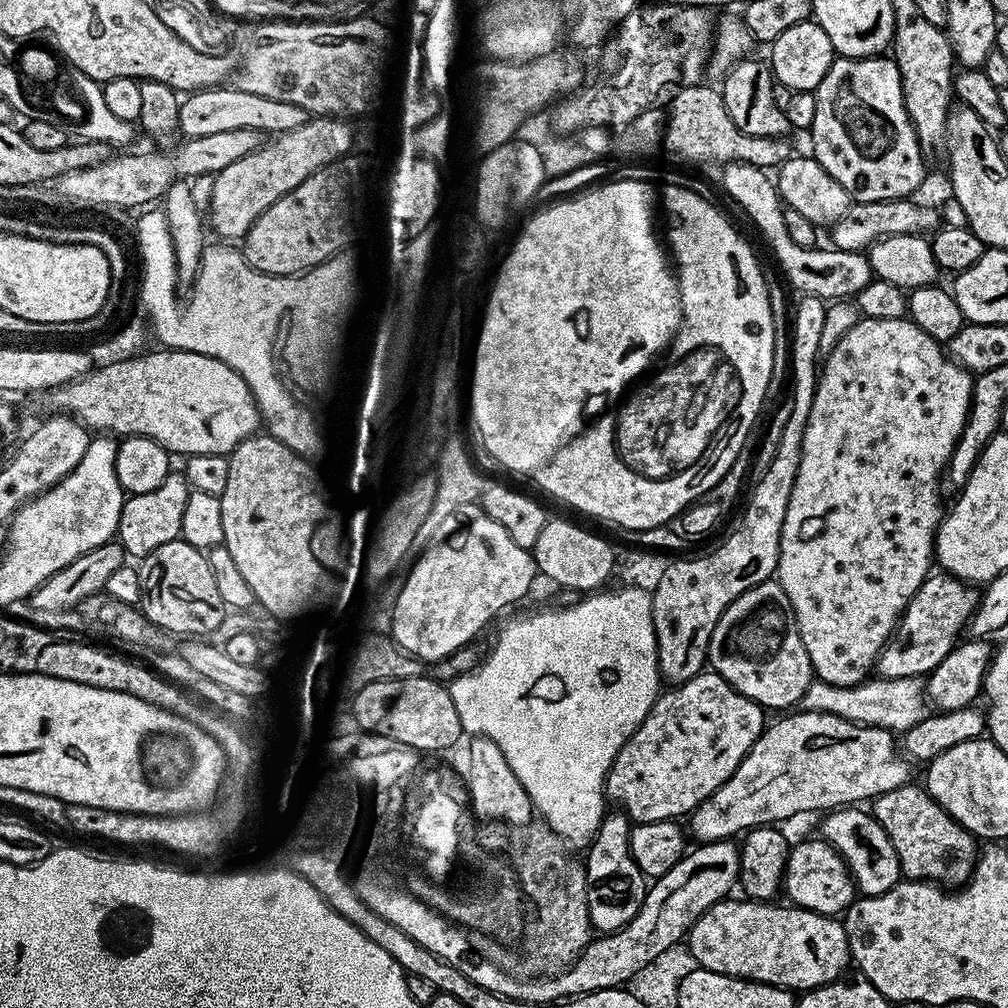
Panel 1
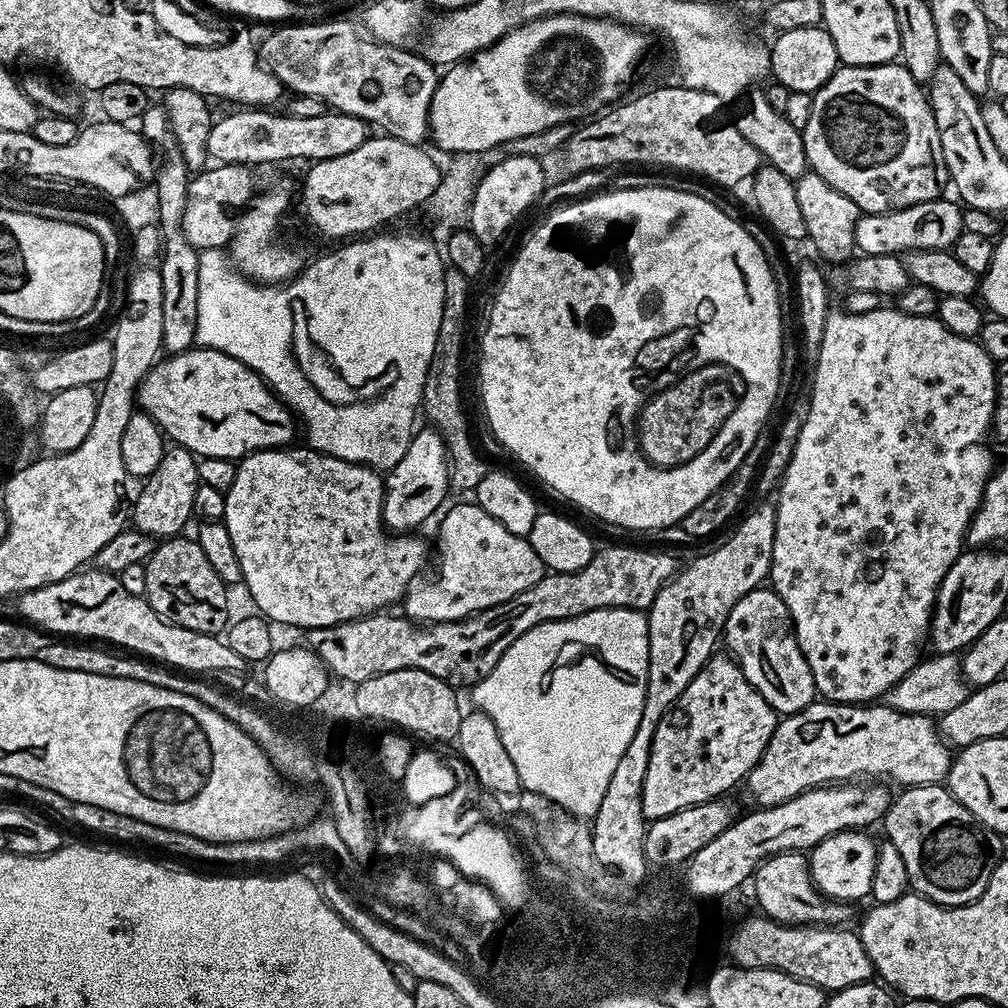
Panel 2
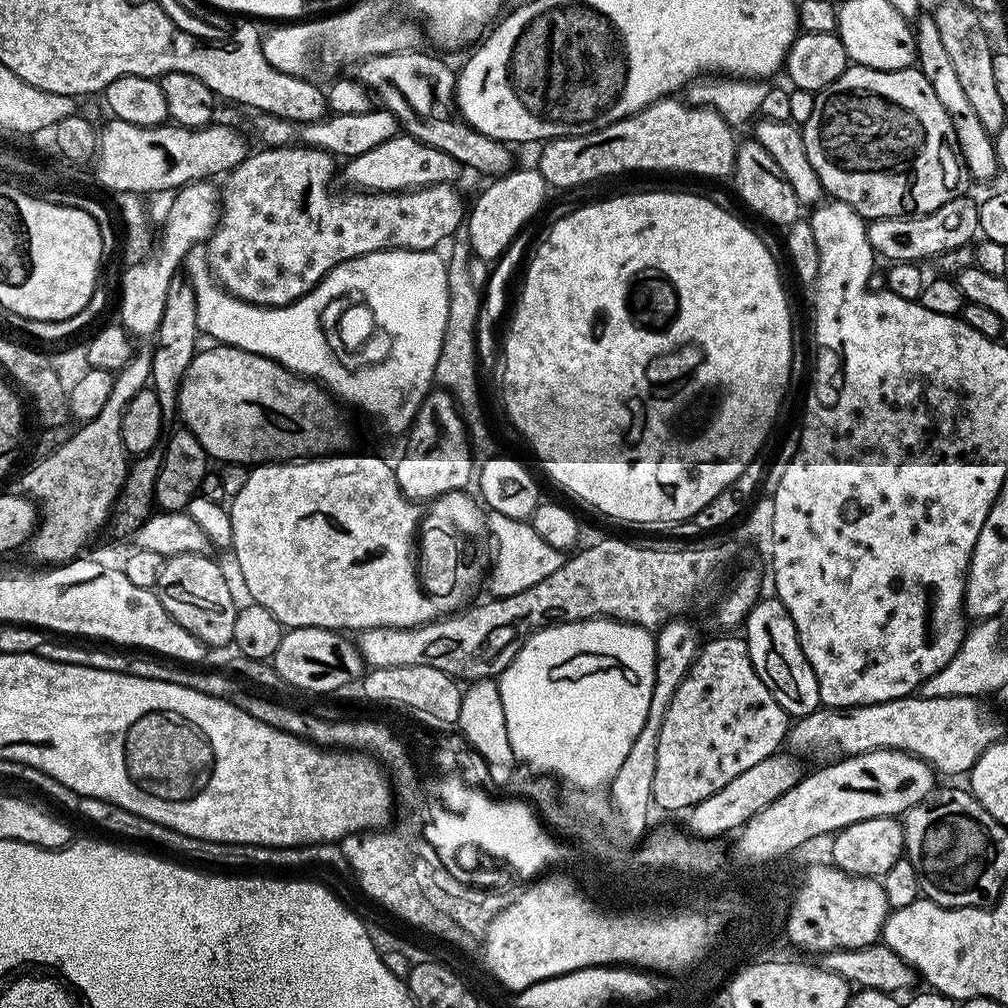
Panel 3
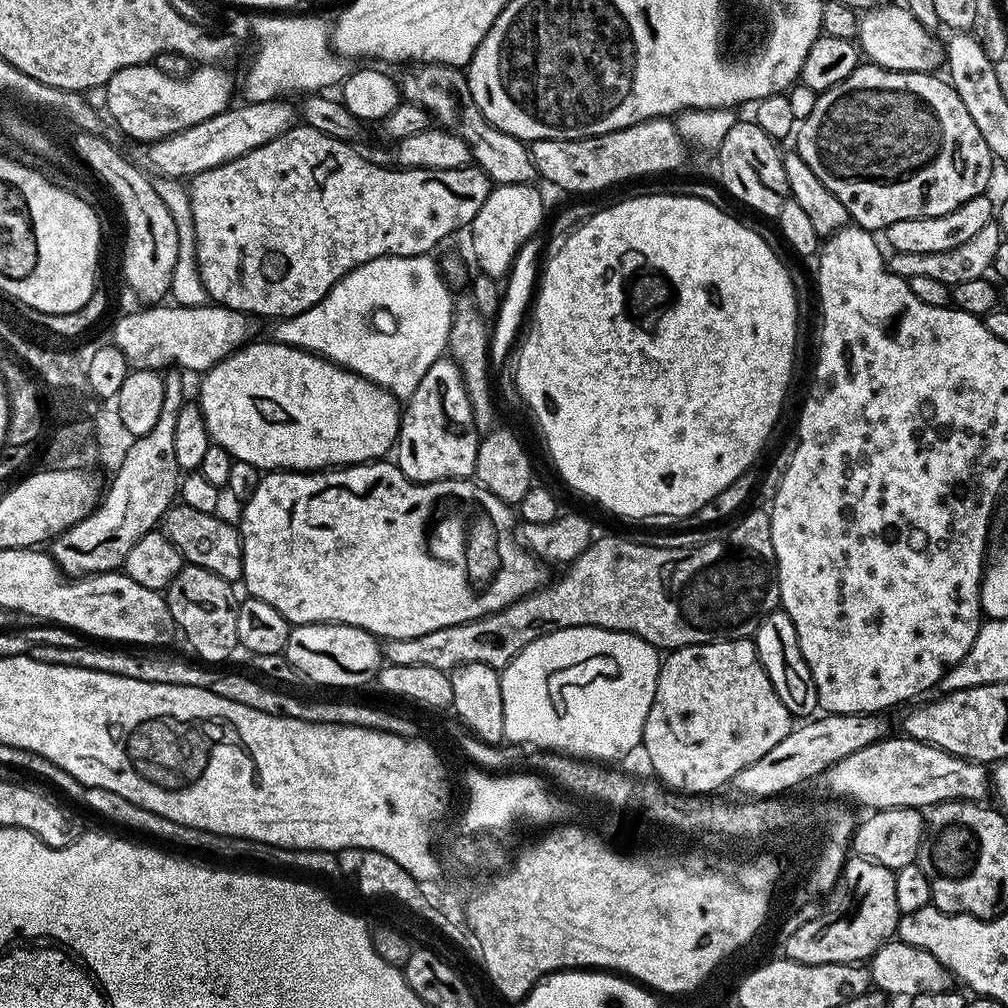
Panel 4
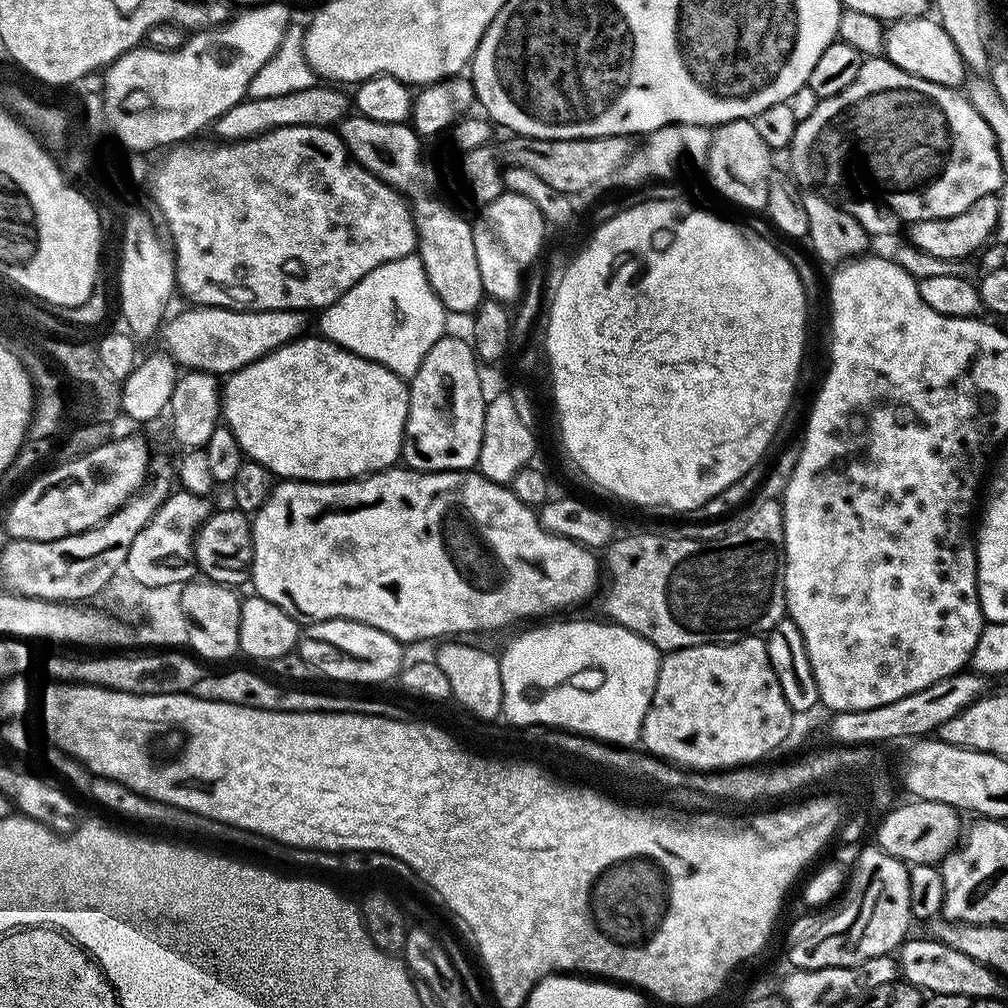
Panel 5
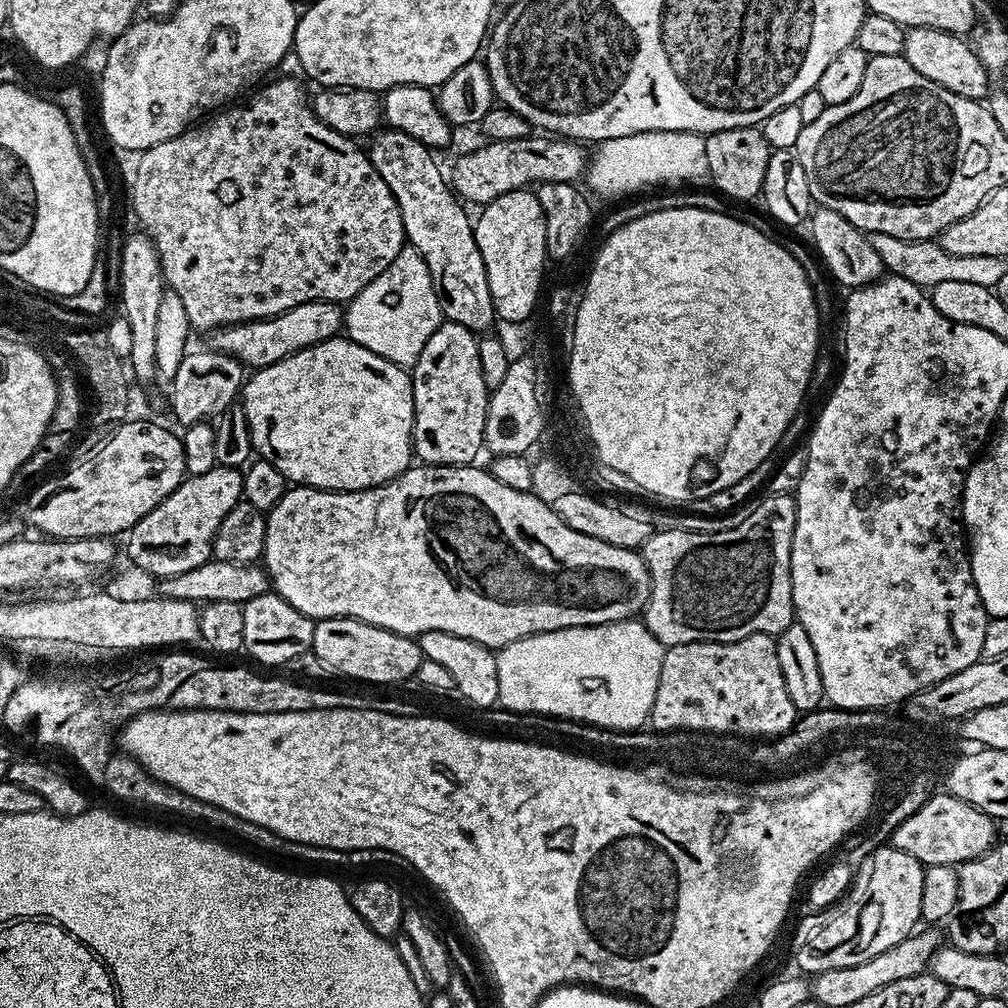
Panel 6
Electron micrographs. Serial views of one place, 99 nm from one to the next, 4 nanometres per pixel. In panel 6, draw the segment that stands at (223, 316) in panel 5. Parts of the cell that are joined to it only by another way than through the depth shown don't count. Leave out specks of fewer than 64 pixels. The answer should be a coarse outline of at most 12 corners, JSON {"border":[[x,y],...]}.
{"border":[[302,302],[211,333],[249,369],[337,339],[345,309]]}

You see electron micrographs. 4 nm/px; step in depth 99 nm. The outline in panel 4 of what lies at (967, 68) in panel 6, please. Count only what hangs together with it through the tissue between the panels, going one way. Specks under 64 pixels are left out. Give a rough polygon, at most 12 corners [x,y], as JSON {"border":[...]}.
{"border":[[900,4],[865,11],[858,44],[892,72],[935,73],[944,44]]}

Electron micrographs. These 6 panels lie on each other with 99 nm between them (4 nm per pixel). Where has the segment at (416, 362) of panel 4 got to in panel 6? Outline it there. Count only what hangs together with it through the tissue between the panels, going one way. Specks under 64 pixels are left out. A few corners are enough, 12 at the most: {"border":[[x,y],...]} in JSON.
{"border":[[402,249],[350,301],[346,336],[415,364],[441,322],[430,270]]}

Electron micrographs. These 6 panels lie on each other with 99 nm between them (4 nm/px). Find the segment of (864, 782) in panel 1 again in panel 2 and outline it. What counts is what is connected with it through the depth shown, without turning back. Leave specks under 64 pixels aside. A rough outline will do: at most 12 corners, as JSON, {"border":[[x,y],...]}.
{"border":[[813,702],[777,723],[746,785],[944,784],[933,717]]}

